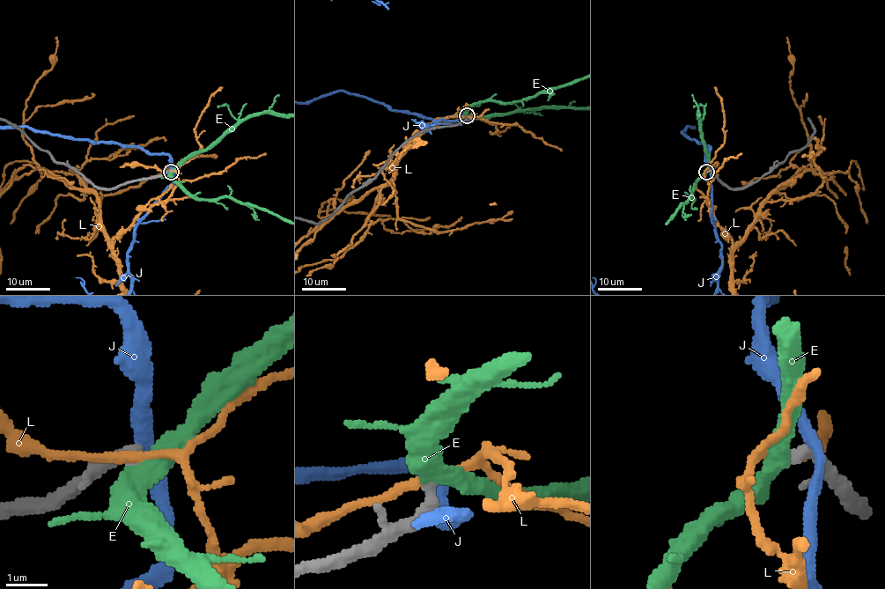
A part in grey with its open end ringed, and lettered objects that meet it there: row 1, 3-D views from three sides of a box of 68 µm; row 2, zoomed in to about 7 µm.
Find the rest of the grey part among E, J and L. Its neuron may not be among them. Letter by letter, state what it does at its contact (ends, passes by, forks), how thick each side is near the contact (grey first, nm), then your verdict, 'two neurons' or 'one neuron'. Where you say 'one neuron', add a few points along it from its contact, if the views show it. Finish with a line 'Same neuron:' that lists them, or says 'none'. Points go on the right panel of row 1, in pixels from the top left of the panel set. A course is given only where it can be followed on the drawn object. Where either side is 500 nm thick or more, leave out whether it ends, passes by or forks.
E: it passes by; calibres 360 and 460 nm; one neuron
J: it passes by; calibres 400 and 320 nm; two neurons
L: it passes by; calibres 360 and 200 nm; two neurons
Same neuron: E

